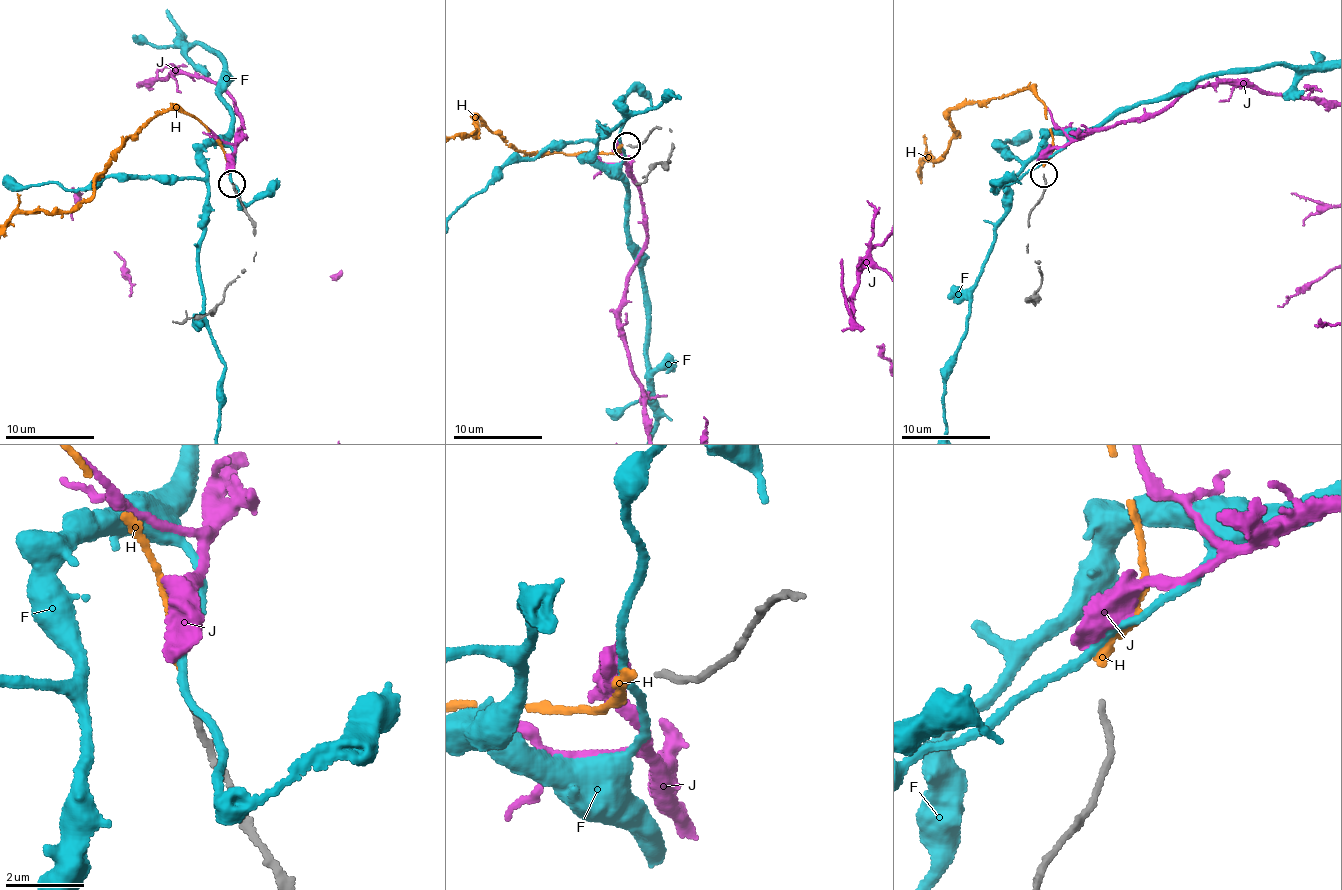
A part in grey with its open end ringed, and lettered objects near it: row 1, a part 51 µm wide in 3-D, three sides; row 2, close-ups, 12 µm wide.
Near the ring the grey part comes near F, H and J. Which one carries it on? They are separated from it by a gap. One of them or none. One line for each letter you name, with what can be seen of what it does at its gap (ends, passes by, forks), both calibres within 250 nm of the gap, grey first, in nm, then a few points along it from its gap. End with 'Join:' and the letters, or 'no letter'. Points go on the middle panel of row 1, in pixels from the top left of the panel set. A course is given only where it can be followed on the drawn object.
H: it ends there; 140 nm thick on the grey side, 200 nm on the other
Join: H

